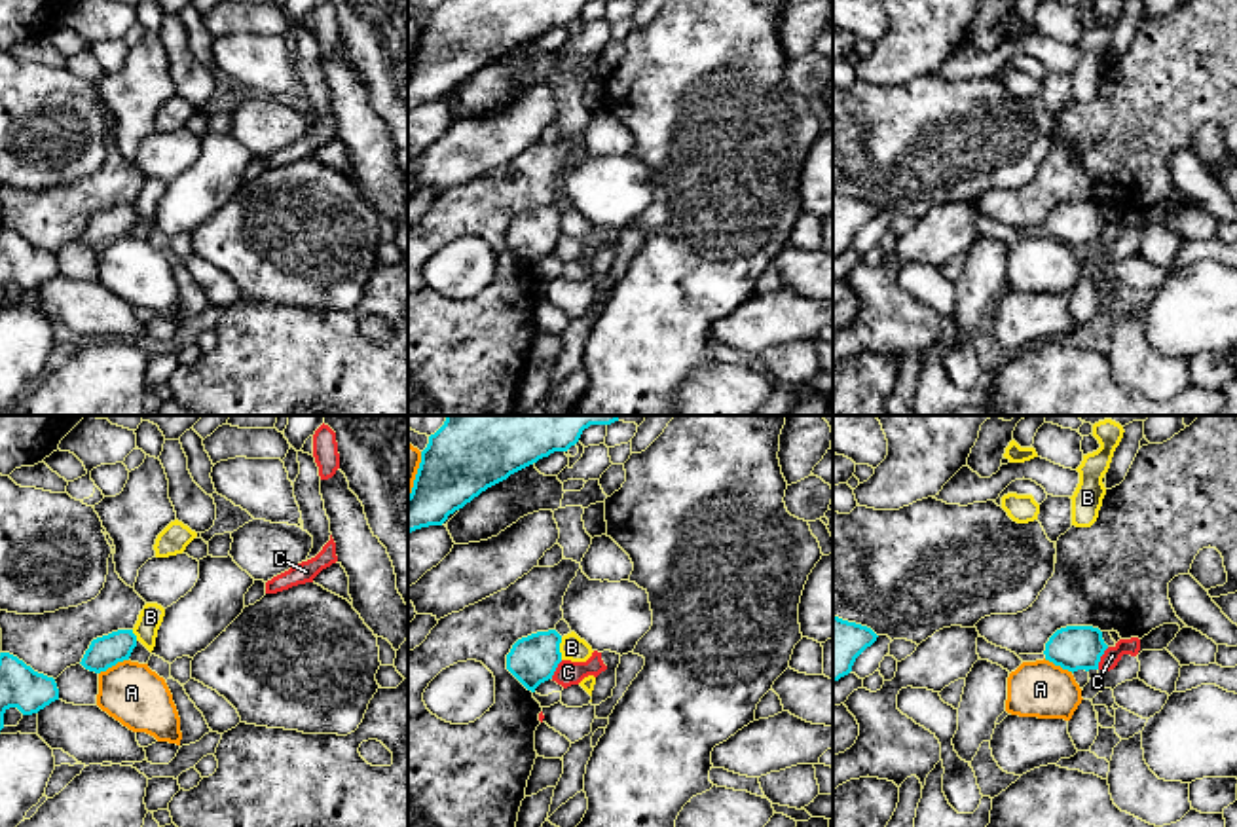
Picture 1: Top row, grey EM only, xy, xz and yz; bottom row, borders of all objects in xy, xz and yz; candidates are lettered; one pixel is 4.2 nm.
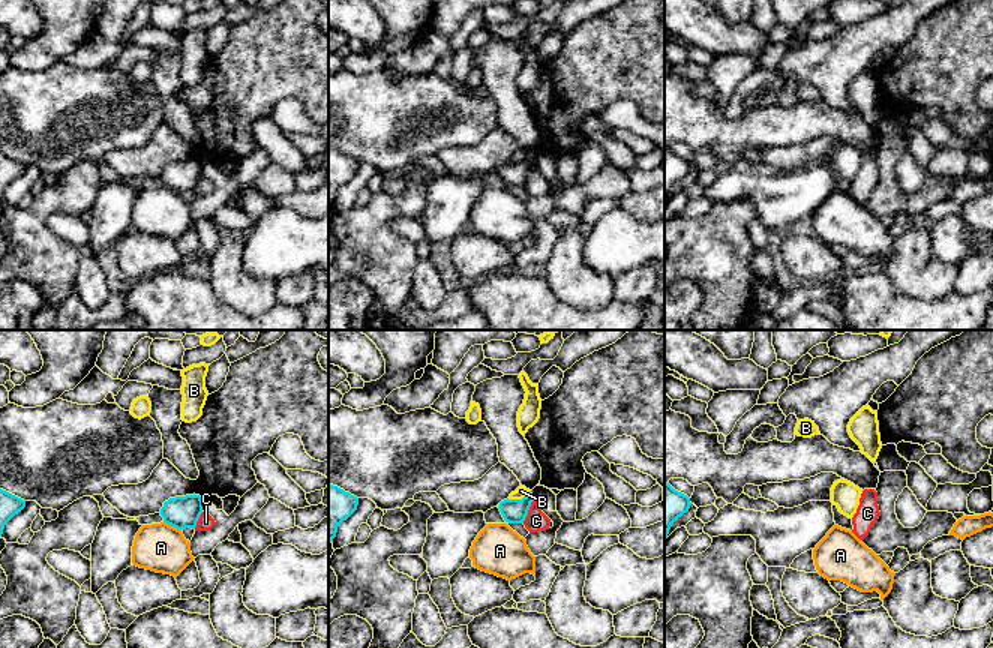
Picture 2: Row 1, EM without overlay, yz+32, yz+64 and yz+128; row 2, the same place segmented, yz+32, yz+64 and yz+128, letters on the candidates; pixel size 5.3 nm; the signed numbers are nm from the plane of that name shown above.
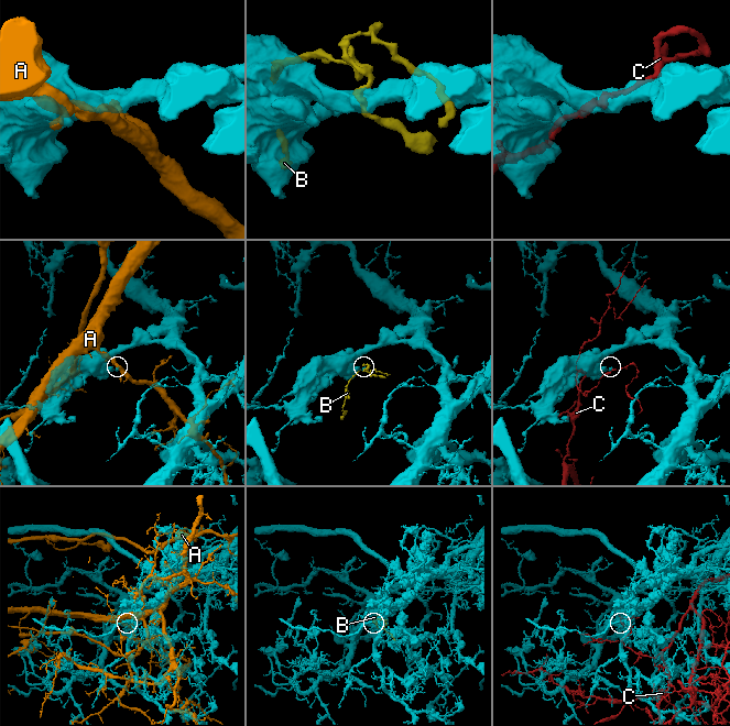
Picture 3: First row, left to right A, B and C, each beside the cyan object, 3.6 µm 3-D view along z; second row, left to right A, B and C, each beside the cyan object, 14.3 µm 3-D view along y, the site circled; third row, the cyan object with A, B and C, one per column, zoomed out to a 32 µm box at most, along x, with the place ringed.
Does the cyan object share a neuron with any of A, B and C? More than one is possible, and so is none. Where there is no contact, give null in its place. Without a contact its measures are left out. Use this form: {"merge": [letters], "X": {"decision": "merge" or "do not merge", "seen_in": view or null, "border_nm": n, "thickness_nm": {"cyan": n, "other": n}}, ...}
{"merge": [], "A": {"decision": "do not merge", "seen_in": "xy", "border_nm": 140, "thickness_nm": {"cyan": 140, "other": 260}}, "B": {"decision": "do not merge", "seen_in": "xz", "border_nm": 100, "thickness_nm": {"cyan": 200, "other": 110}}, "C": {"decision": "do not merge", "seen_in": "yz", "border_nm": 110, "thickness_nm": {"cyan": 190, "other": 80}}}

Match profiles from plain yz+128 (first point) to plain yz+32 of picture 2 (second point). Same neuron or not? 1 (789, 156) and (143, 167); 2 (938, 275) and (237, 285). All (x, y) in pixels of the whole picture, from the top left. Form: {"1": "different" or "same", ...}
{"1": "same", "2": "same"}

